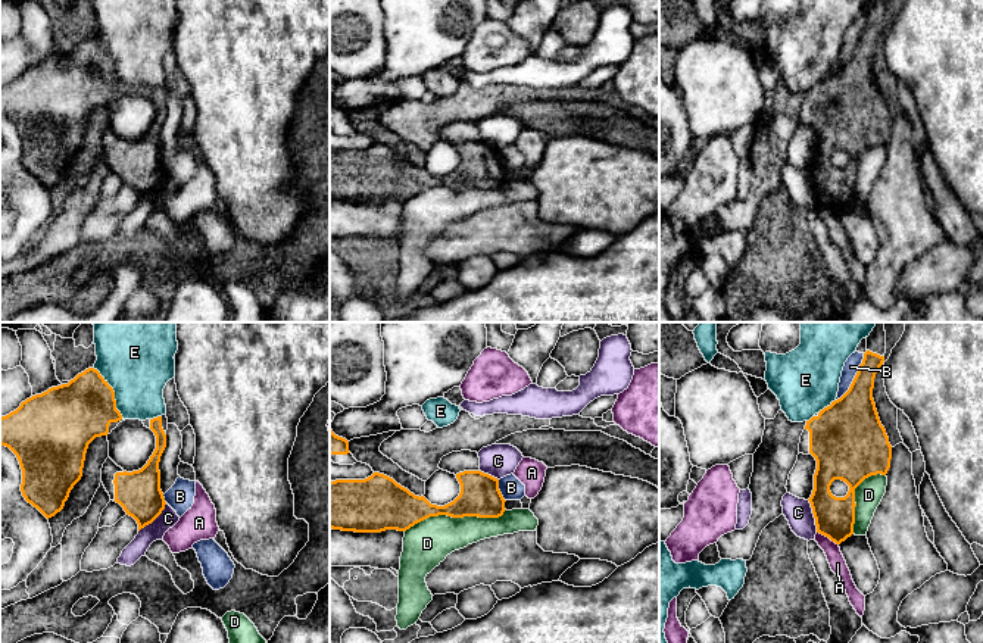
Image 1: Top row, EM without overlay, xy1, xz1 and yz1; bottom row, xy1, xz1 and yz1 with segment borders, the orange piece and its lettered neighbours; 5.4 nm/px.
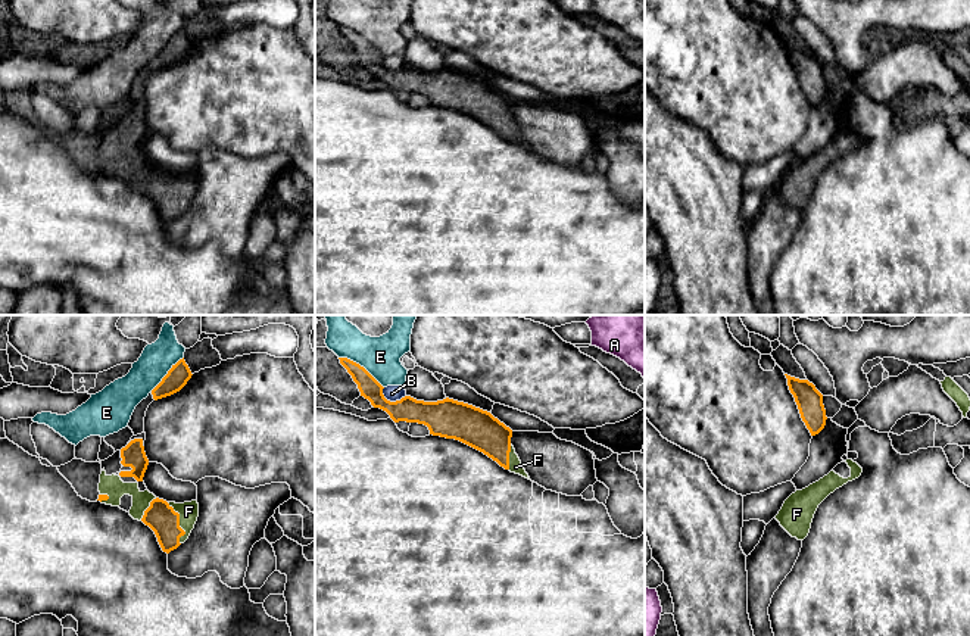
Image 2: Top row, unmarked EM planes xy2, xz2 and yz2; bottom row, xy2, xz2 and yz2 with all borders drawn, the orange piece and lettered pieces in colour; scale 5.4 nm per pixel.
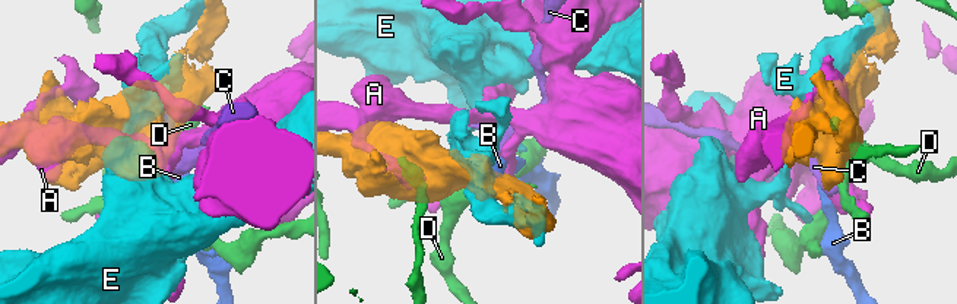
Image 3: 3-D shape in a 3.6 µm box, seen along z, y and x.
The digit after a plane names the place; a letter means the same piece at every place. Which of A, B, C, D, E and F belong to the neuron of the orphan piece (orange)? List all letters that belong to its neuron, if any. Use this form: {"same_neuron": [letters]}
{"same_neuron": ["F"]}

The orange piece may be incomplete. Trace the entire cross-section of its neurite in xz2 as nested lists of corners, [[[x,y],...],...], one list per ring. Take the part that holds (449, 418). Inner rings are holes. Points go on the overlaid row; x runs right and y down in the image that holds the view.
[[[347,358],[339,359],[358,384],[361,396],[374,408],[386,411],[394,423],[424,424],[430,434],[459,440],[483,452],[505,470],[530,480],[511,445],[512,430],[490,412],[449,398],[424,402],[405,396],[390,402],[383,395],[384,387],[364,367]]]

